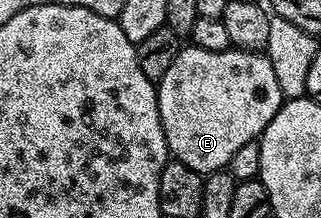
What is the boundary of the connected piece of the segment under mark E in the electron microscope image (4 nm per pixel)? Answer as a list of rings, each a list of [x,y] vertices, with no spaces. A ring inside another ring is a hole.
[[[235,47],[226,51],[181,48],[170,71],[162,75],[156,98],[169,154],[201,175],[231,166],[235,153],[259,138],[286,100],[268,56]]]

